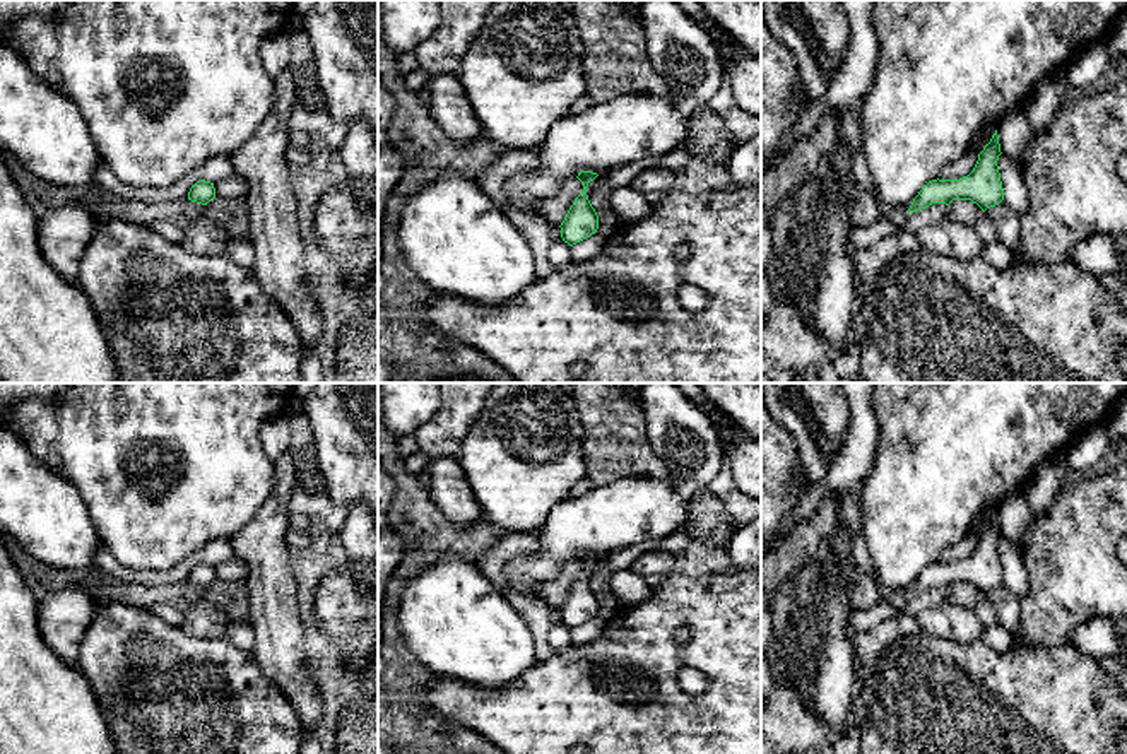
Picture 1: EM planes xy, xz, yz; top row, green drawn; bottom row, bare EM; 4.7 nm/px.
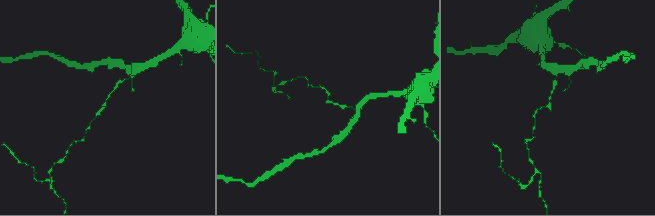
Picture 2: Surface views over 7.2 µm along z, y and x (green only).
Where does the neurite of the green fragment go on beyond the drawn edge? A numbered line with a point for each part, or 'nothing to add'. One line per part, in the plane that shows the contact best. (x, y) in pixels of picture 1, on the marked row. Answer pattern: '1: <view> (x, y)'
nothing to add

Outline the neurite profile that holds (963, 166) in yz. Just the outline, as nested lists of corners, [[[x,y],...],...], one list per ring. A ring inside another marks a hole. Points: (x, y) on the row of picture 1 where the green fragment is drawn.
[[[971,145],[958,161],[951,162],[941,171],[939,180],[959,180],[968,176],[973,171],[977,161],[978,152]]]

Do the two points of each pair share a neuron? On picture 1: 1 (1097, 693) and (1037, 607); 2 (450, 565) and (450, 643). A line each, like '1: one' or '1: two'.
1: two
2: one

